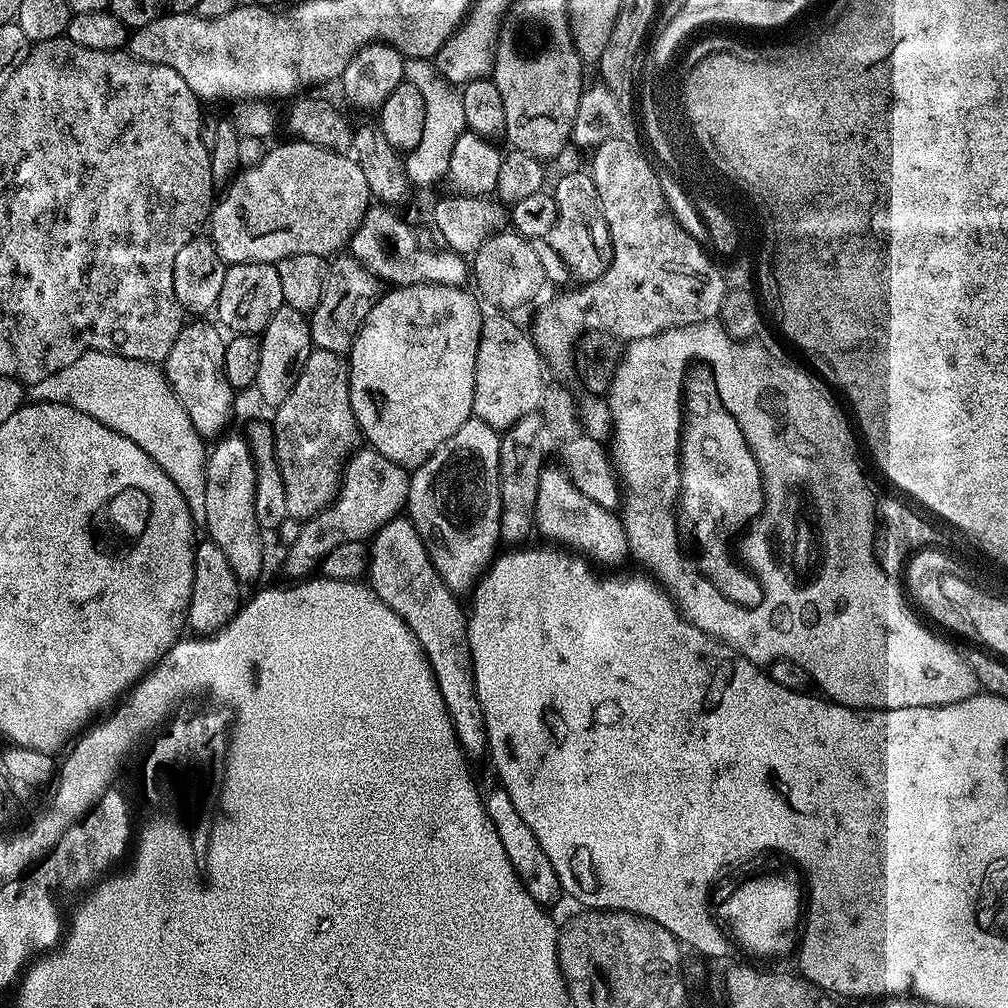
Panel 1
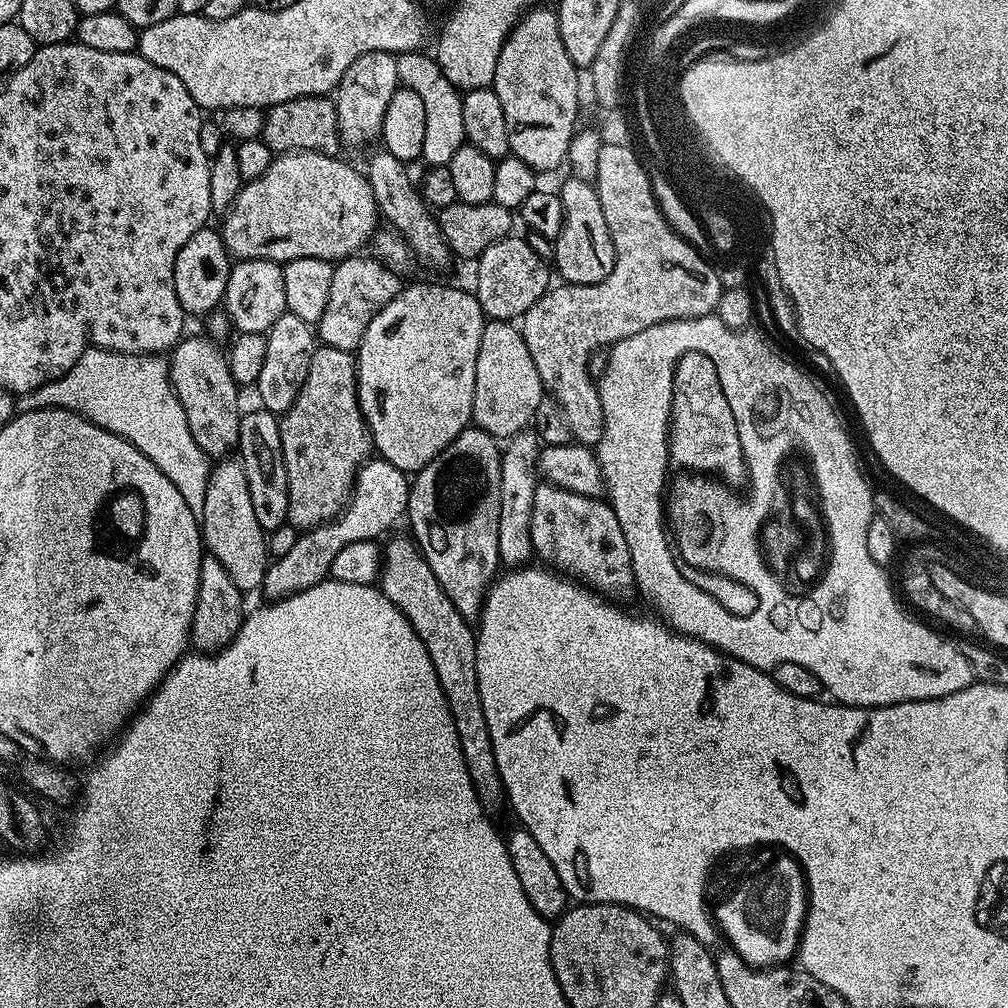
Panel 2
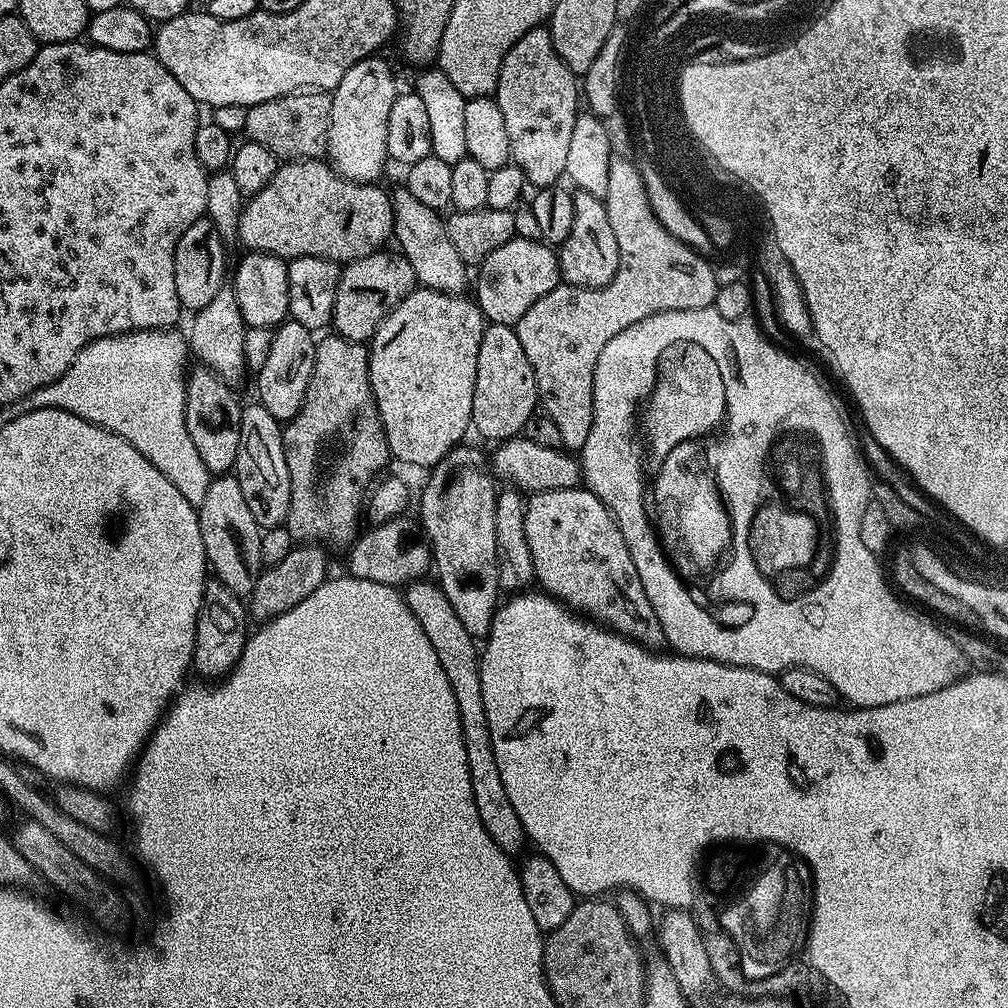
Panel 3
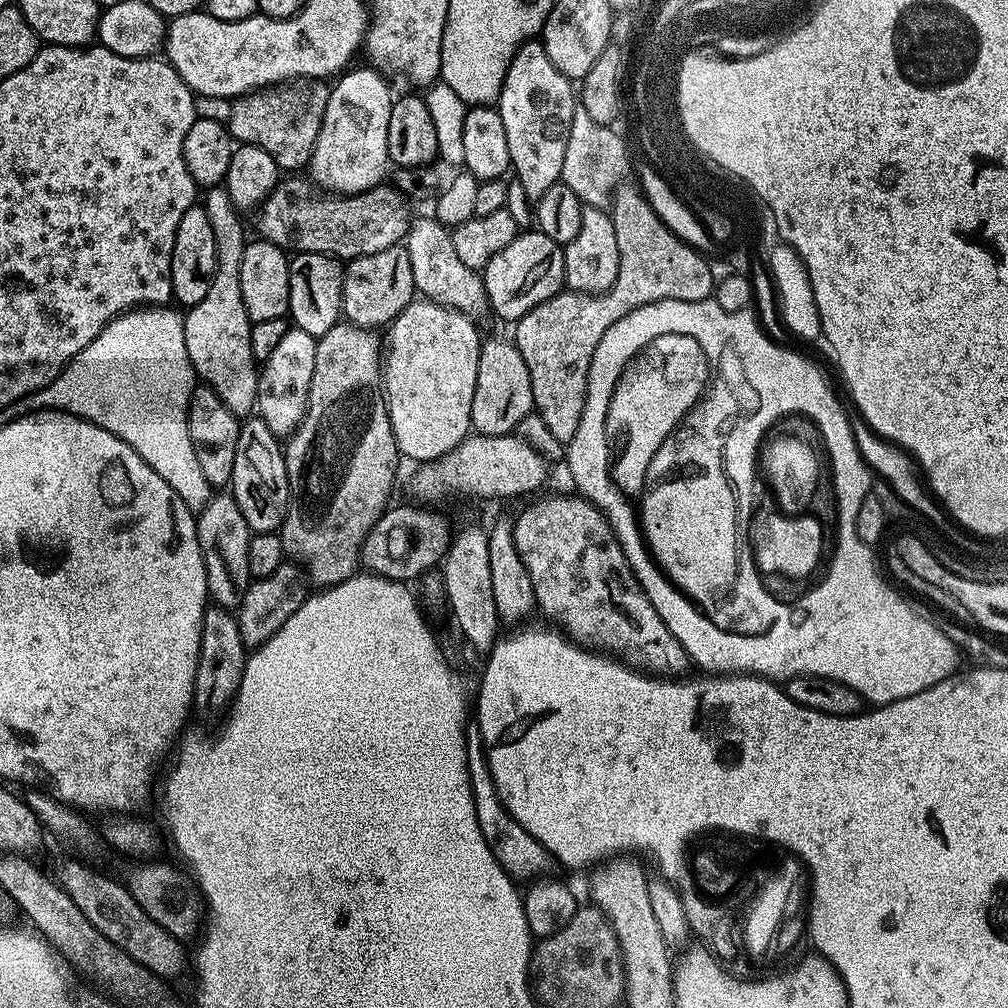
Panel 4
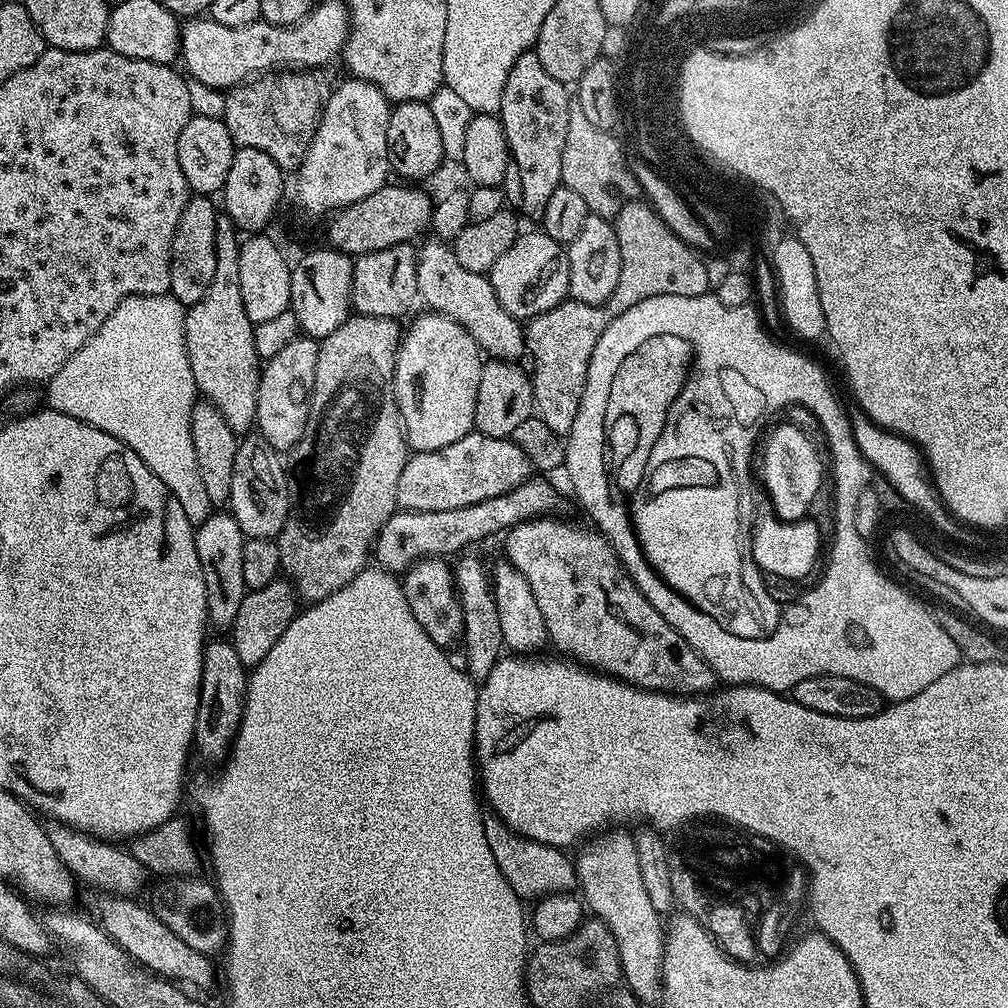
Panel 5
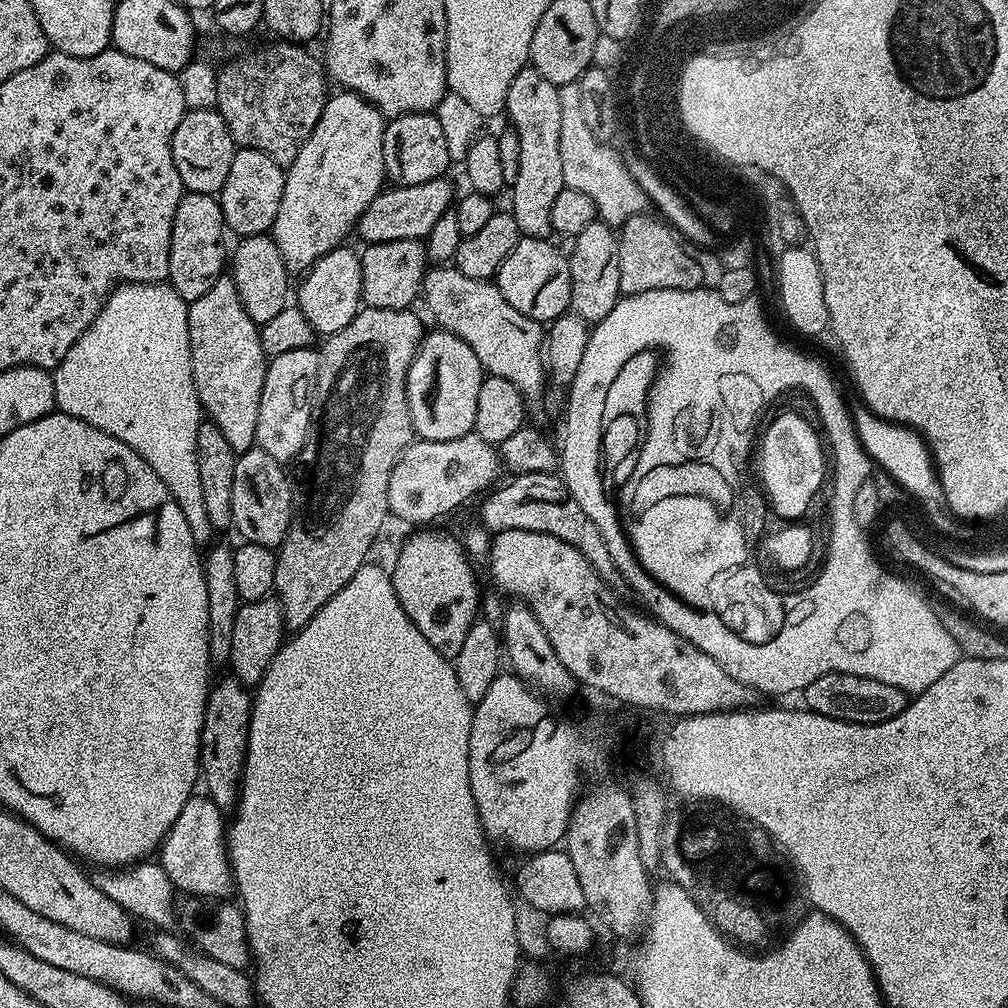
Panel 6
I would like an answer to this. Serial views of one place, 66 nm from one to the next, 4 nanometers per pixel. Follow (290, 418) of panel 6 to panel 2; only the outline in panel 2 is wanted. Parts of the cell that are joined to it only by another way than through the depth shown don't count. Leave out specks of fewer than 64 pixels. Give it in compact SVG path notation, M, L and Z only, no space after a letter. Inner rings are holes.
M287 310L278 318L278 322L274 322L274 326L268 329L266 335L268 337L266 362L262 366L262 374L258 374L258 382L254 386L254 392L260 395L261 402L259 403L265 409L268 409L271 413L283 414L294 402L294 398L298 398L298 390L302 386L302 382L306 382L306 370L310 370L310 358L314 358L316 353L318 336L313 325L302 322L302 318L298 318Z

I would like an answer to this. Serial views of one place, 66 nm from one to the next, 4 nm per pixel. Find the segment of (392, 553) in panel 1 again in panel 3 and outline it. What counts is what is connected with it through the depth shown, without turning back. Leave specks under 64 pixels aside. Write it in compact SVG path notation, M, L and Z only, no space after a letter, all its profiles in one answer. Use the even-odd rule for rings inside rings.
M421 578L408 584L402 592L404 601L410 606L414 618L418 618L418 626L422 626L426 638L430 638L430 646L434 646L438 662L442 662L442 671L450 681L450 690L454 690L454 702L458 702L458 718L462 722L466 754L469 758L491 758L494 754L494 742L490 738L490 722L486 722L486 702L482 702L477 641L466 630L466 626L462 626L458 614L454 614L454 606L450 606L450 598L446 598L439 583L429 580Z

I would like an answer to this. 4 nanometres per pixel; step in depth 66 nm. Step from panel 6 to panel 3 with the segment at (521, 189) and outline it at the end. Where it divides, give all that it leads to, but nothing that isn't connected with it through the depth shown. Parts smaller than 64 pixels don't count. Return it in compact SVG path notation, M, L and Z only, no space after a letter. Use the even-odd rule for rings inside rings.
M547 27L531 28L506 54L500 67L494 99L502 110L506 121L506 134L510 134L511 163L522 170L525 181L536 188L547 188L555 185L566 172L566 157L569 156L570 136L578 115L578 76L570 71L566 62L558 54Z

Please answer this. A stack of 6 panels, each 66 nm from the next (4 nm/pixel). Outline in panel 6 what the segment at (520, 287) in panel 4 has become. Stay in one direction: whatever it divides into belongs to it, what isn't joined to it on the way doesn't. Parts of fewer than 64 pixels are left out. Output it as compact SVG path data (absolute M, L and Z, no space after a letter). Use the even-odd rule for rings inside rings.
M539 236L523 237L514 246L514 250L506 254L506 262L502 262L494 277L496 289L510 306L514 306L514 310L518 310L518 314L526 314L526 318L541 322L557 320L572 306L568 256L560 253L552 242L551 239Z

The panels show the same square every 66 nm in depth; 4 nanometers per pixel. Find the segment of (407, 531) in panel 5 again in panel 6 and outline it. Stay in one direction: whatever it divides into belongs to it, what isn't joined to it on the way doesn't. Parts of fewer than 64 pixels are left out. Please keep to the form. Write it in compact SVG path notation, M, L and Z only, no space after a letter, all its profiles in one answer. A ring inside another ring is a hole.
M556 472L513 475L508 479L512 480L505 479L479 501L481 504L478 520L481 525L484 525L492 534L506 530L530 530L550 534L554 538L562 538L564 542L574 546L594 566L602 582L606 582L606 586L613 592L624 594L629 591L627 580L618 570L614 558L610 558L606 538L602 538L598 526L594 526L594 521L588 517L586 510L578 506L574 494L570 494L570 490Z

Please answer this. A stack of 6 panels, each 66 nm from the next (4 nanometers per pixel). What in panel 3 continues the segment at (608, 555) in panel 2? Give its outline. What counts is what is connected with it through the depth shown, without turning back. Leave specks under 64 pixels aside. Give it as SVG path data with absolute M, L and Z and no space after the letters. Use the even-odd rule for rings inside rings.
M584 486L533 492L527 497L524 513L526 542L534 558L535 583L543 591L568 605L573 612L579 612L581 616L587 616L589 620L595 620L646 648L656 650L665 643L658 614L654 614L650 598L646 598L646 590L642 590L642 578L638 578L634 558L630 558L630 550L626 546L626 538L622 538L622 530L612 517L612 511L594 493Z

